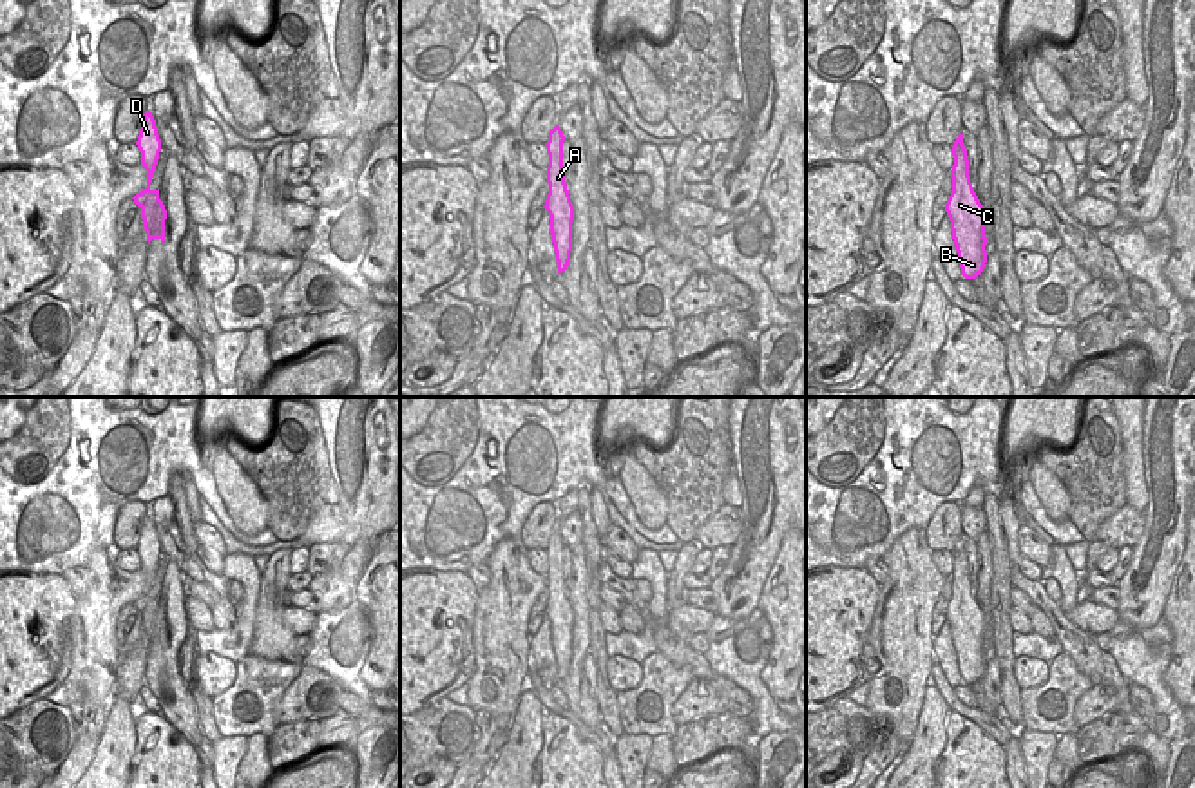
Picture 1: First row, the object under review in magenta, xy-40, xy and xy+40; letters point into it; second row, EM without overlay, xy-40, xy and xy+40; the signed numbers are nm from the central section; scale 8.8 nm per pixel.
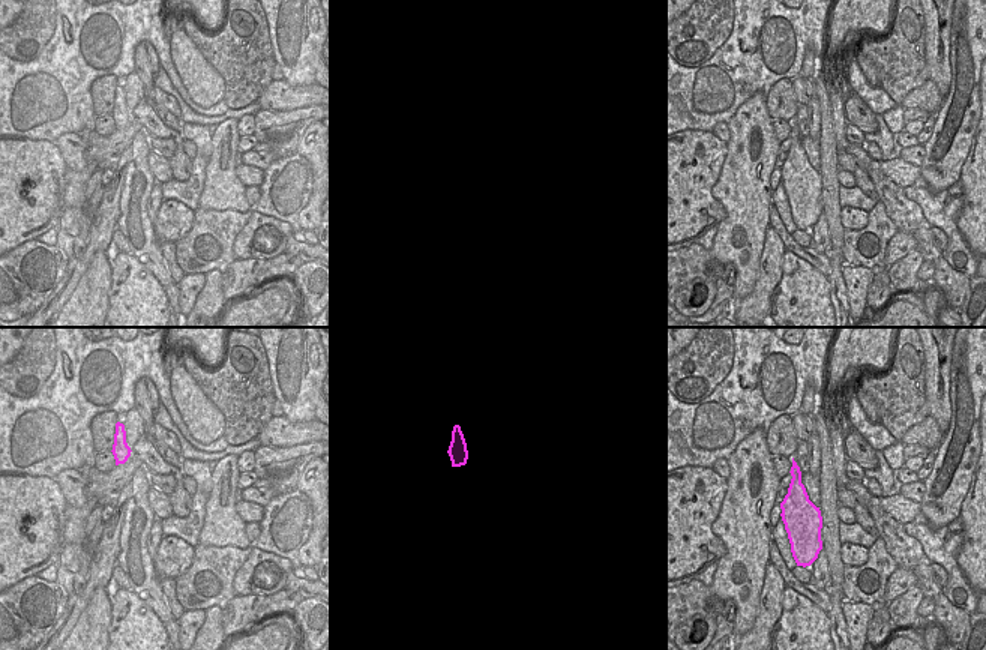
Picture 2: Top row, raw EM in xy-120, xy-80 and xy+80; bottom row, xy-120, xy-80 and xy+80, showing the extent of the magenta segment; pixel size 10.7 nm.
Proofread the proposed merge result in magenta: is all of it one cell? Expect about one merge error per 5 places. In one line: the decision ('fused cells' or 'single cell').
single cell

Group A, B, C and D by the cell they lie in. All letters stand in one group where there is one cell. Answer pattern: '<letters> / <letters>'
A B C D

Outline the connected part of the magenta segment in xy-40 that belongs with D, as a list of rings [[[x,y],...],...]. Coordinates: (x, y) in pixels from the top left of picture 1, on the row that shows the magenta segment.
[[[150,111],[143,114],[136,145],[141,152],[141,165],[147,170],[147,188],[136,194],[132,199],[141,208],[141,219],[143,219],[143,230],[147,232],[147,241],[150,243],[152,239],[159,239],[163,243],[167,210],[163,201],[159,199],[159,190],[150,188],[161,152],[161,139],[158,134],[156,120]]]

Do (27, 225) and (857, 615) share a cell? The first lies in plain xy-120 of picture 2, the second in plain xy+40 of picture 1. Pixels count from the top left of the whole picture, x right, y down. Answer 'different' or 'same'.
same

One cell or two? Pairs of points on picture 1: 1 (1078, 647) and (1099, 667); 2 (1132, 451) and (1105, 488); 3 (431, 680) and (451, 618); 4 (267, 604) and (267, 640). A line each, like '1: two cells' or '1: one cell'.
1: one cell
2: two cells
3: one cell
4: one cell

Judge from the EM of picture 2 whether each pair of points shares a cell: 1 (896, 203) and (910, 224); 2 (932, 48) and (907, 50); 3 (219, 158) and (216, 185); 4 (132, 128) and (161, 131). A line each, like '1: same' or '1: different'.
1: same
2: different
3: same
4: different

